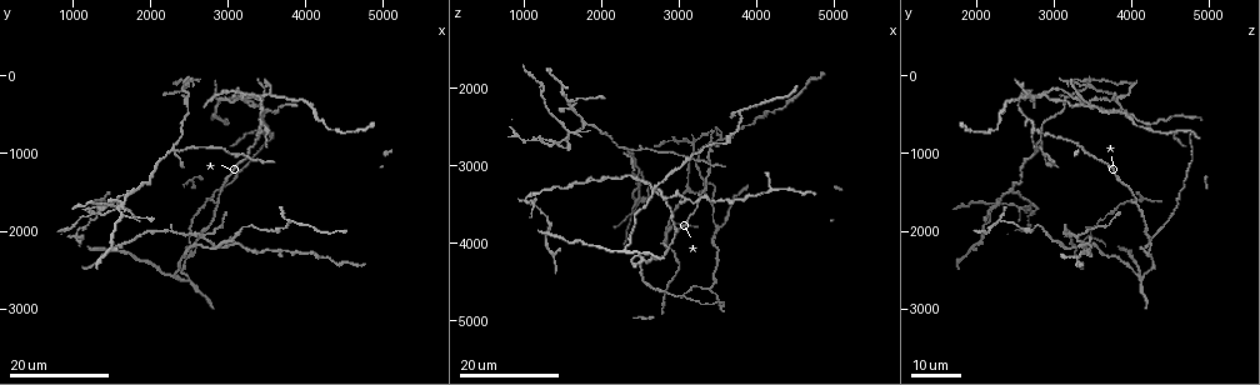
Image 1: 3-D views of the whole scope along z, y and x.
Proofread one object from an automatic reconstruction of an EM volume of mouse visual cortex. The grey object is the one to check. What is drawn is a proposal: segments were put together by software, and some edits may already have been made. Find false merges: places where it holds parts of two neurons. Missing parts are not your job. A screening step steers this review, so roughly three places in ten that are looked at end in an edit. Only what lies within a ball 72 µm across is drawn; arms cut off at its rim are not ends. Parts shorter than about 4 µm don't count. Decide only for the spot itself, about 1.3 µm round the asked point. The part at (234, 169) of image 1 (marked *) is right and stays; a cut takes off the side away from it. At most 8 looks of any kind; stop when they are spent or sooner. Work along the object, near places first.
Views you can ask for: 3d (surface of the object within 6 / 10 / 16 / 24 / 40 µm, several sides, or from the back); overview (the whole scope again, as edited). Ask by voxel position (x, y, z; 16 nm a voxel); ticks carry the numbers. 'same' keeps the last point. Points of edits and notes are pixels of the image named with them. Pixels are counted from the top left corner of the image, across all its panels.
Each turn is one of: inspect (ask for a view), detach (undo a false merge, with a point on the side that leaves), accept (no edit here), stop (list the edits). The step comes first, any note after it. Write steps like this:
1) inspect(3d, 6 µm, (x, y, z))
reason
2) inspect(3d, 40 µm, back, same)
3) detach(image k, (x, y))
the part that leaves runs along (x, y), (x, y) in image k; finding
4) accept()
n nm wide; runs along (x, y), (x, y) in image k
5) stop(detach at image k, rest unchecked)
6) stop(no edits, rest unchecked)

inspect(3d, 24 µm, (2000, 2000, 3200))
sudden change in width

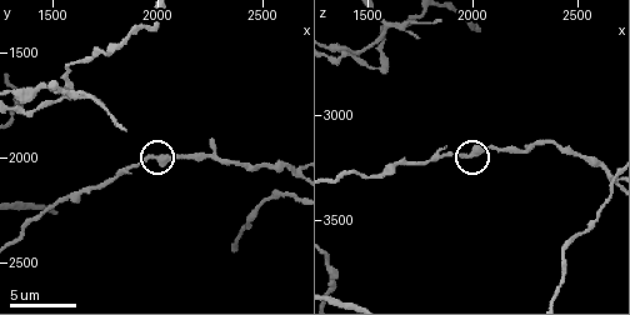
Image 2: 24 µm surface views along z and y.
inspect(3d, 6 µm, (2000, 1990, 3200))
closer look

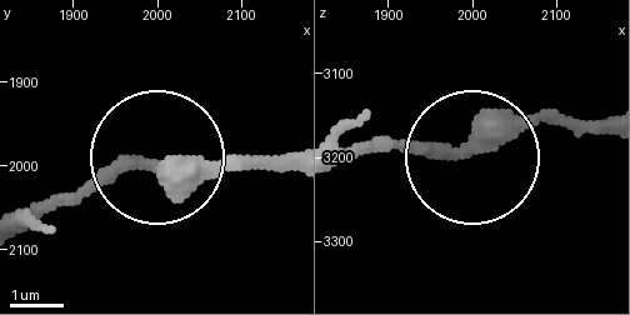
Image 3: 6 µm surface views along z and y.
accept()
runs along (606, 134), (513, 120), (459, 160), (338, 146) in image 3; continuous, no second neuron

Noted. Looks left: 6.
inspect(3d, 10 µm, (2440, 2320, 3700))
sudden change in width

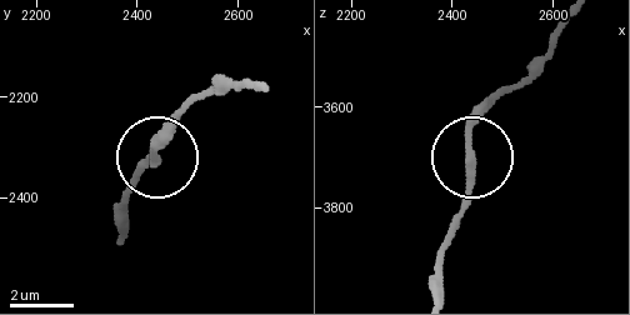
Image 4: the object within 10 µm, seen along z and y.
accept()
runs along (435, 294), (441, 245), (468, 198), (468, 133), (500, 88) in image 4; continuous, no second neuron

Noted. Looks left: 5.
inspect(3d, 16 µm, (3100, 2200, 3400))
thick turns thin

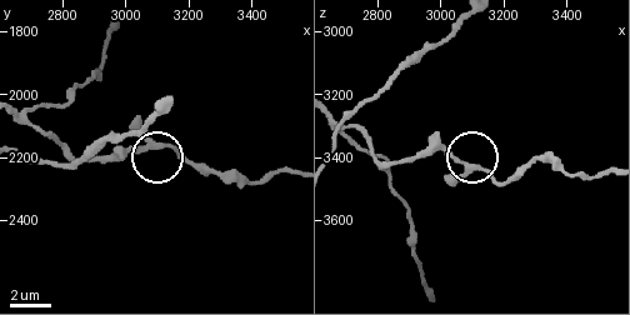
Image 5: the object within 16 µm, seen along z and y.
inspect(3d, 10 µm, (3090, 2170, 3430))

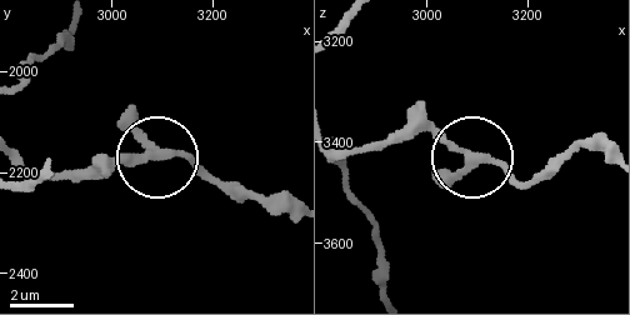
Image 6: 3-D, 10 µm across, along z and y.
accept()
3 arms; runs along (26, 164), (91, 173), (180, 156), (213, 178), (234, 180) in image 6; one neuron here

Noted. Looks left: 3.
inspect(3d, 16 µm, (2400, 850, 2850))
two arms in line, one across

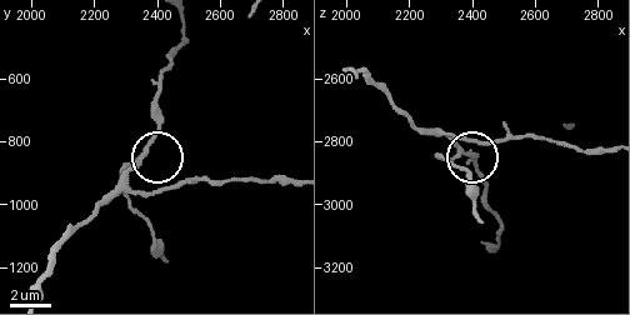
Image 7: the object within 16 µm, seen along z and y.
inspect(3d, 6 µm, (2350, 840, 2850))

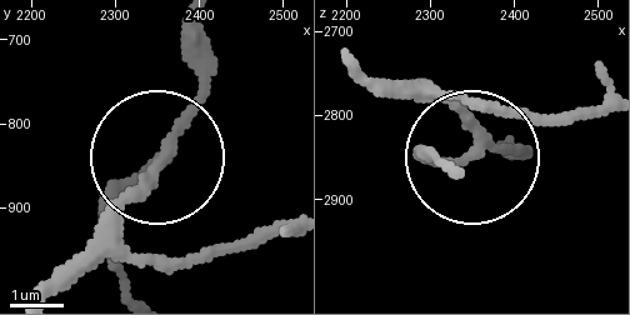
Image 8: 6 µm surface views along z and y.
accept()
side arm 9 µm; runs along (608, 105), (514, 119), (434, 91), (469, 154), (420, 154) in image 8; continuous, no second neuron

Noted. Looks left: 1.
stop(no edits, rest unchecked)

